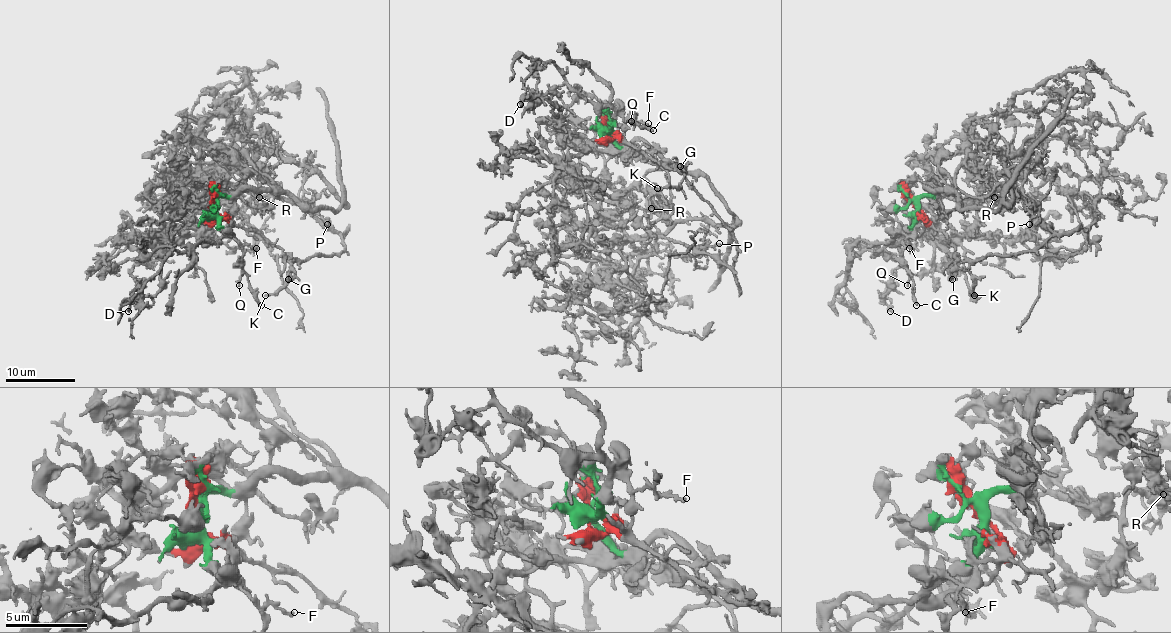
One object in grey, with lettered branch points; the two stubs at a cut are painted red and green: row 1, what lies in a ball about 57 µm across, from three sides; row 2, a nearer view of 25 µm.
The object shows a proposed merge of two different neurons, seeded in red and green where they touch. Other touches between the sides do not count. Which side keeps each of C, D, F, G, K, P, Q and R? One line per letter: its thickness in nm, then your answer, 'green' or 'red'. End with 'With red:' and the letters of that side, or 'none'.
C: 240 nm | red
D: 260 nm | green
F: 200 nm | red
G: 180 nm | red
K: 190 nm | red
P: 200 nm | red
Q: 190 nm | red
R: 200 nm | red
With red: C, F, G, K, P, Q, R

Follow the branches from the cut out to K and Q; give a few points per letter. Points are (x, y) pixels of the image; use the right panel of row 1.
K: (915, 204), (924, 213), (924, 218), (940, 229), (954, 245), (955, 264), (966, 269), (973, 282), (975, 296)
Q: (915, 204), (924, 213), (924, 220), (901, 248), (901, 266), (908, 276), (906, 285)

